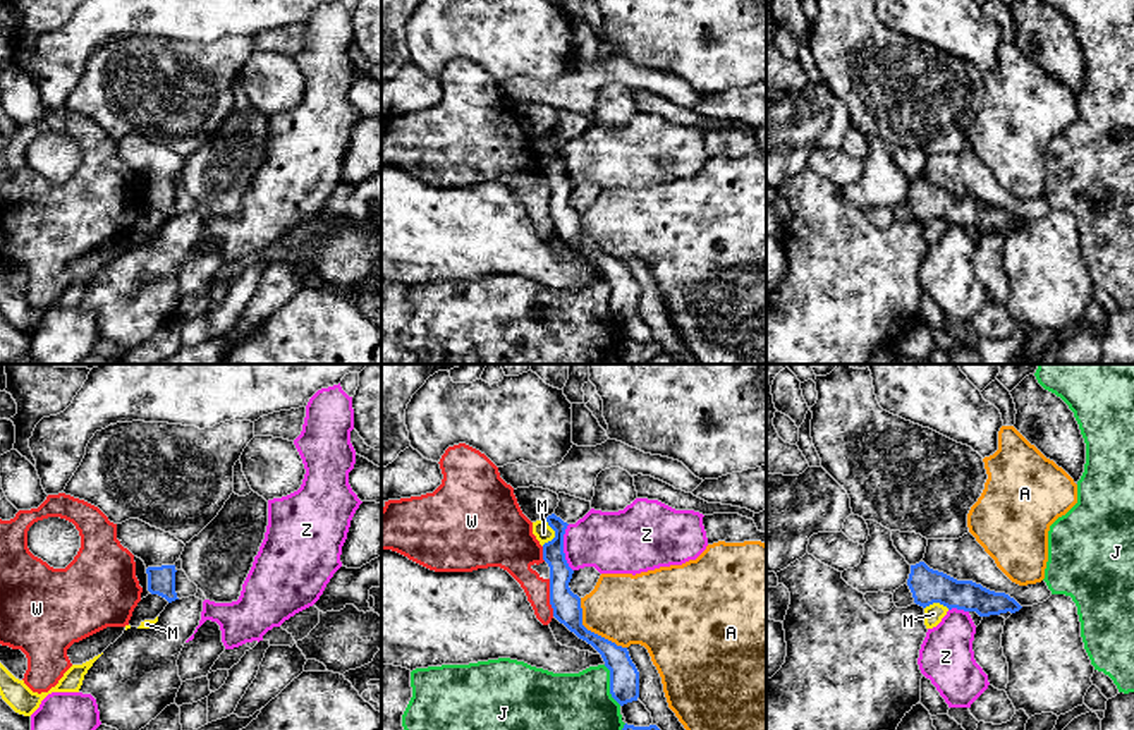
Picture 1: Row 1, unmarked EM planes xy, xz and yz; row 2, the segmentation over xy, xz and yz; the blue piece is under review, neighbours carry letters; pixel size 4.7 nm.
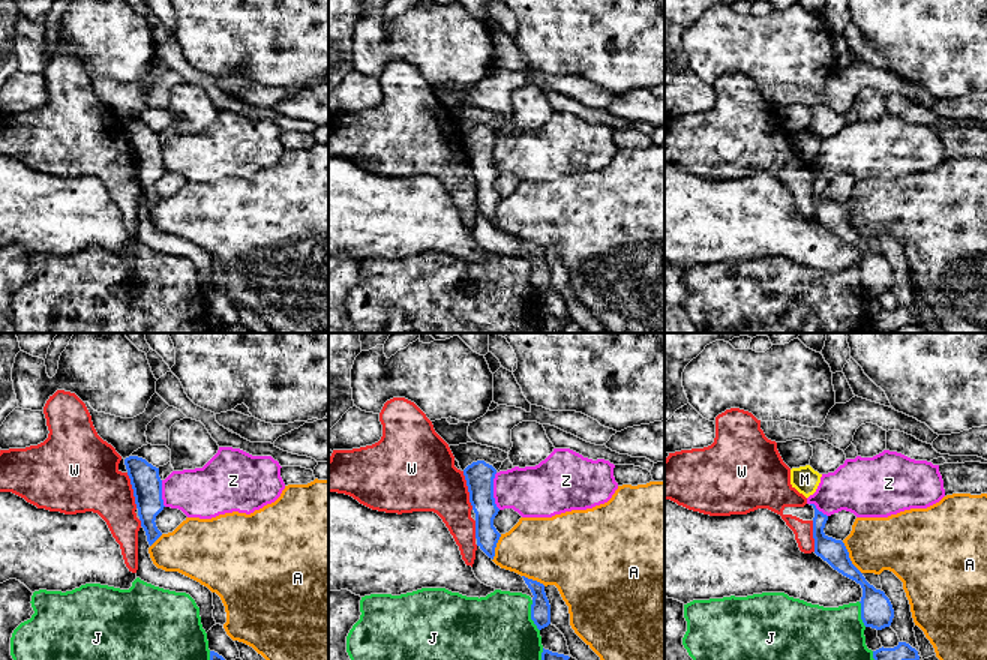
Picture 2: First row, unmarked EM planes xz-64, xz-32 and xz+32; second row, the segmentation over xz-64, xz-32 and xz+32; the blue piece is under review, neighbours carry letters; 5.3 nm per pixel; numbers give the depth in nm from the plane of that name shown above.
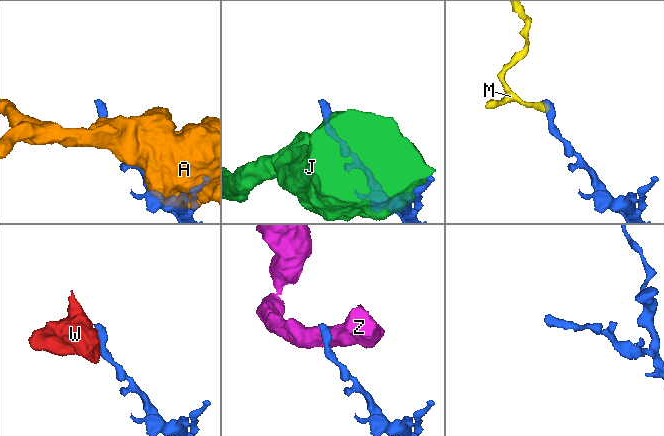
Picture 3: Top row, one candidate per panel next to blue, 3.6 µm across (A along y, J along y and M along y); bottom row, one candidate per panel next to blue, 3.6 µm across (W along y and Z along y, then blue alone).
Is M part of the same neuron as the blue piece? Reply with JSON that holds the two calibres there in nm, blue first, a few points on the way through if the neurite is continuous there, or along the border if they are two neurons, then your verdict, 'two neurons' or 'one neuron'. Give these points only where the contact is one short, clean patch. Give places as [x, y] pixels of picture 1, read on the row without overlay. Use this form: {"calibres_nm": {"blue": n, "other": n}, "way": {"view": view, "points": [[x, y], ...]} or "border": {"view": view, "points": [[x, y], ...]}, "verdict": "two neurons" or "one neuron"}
{"calibres_nm": {"blue": 110, "other": 90}, "border": {"view": "xz", "points": [[543, 134], [554, 146], [554, 152], [542, 160]]}, "verdict": "two neurons"}

